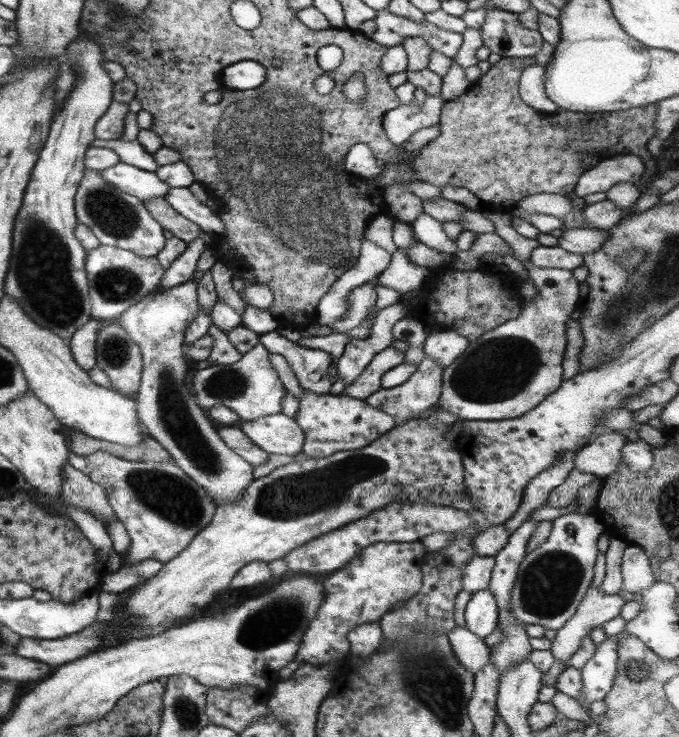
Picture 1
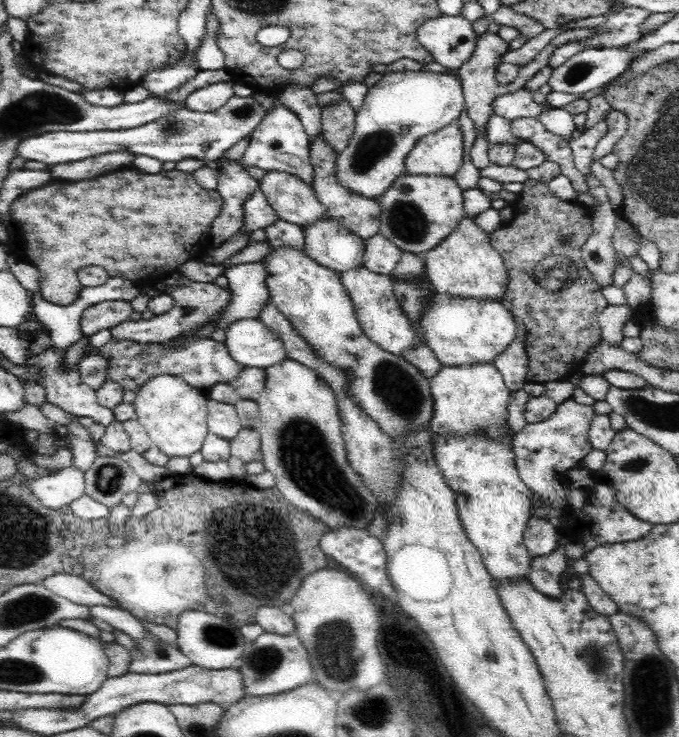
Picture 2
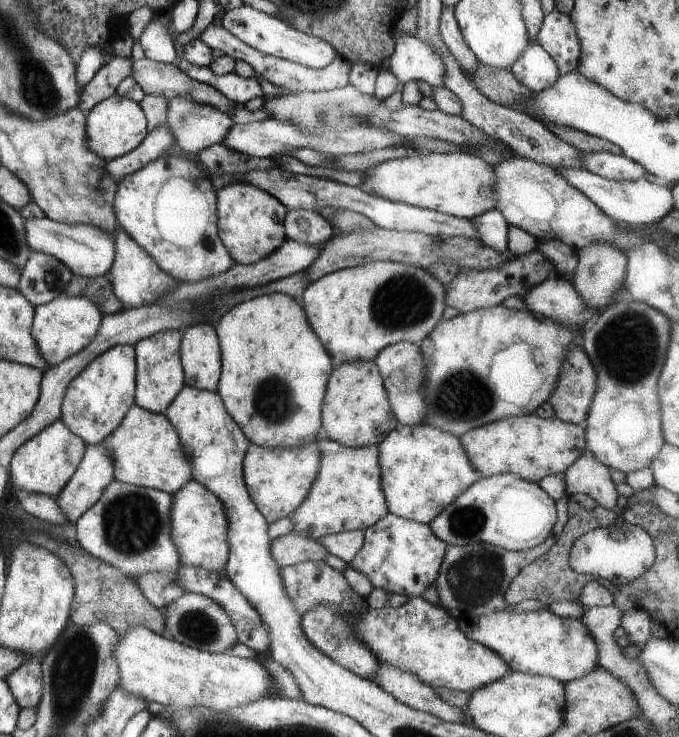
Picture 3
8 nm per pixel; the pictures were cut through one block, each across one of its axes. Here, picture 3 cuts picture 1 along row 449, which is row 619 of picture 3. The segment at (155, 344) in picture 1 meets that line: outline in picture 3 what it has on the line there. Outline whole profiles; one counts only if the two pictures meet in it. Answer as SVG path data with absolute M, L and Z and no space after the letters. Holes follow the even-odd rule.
M199 593L181 594L173 602L169 602L169 606L163 609L163 620L165 636L197 650L225 653L227 648L239 642L233 622L229 620L229 614L217 602Z

